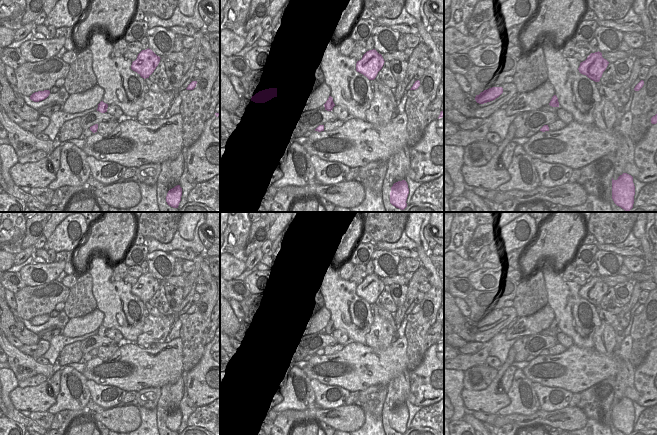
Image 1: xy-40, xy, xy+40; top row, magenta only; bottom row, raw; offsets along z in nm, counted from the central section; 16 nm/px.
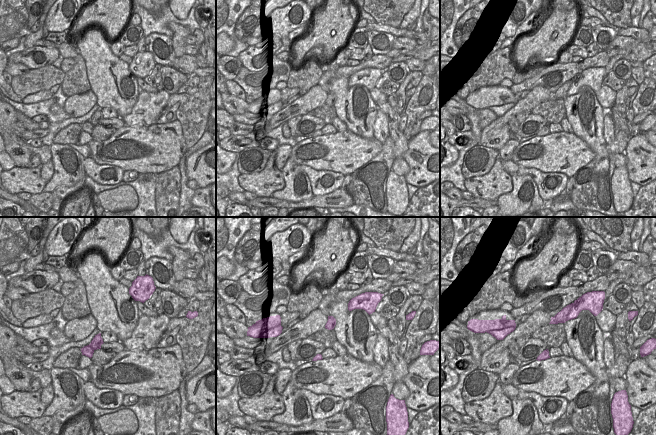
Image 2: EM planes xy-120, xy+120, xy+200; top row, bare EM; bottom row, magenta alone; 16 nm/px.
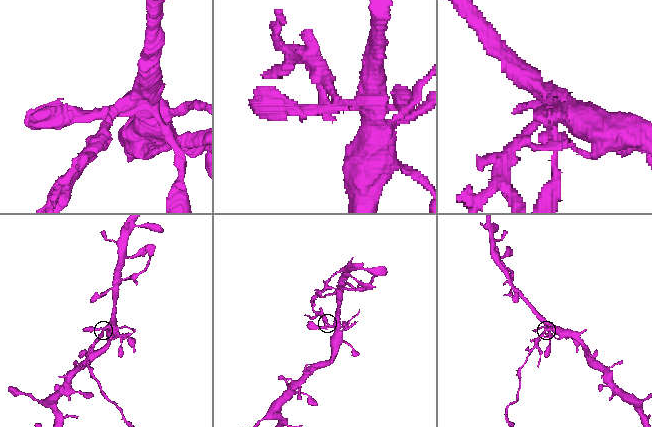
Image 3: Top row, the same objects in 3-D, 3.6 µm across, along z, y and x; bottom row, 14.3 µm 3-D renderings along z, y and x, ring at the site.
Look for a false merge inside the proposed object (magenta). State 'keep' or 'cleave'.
cleave

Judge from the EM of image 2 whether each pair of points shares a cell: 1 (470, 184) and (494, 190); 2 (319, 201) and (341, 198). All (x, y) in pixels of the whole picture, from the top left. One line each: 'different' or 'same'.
1: same
2: same

